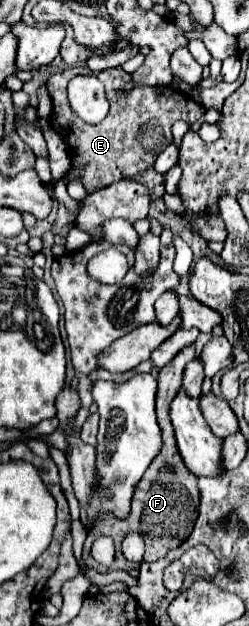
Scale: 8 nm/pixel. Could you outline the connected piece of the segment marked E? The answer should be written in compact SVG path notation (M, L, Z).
M71 68L59 74L53 74L47 80L47 90L53 100L53 116L51 128L59 132L65 140L69 132L75 132L75 156L71 160L71 170L67 178L79 176L85 184L87 192L95 192L113 182L137 176L139 172L151 168L157 154L171 144L171 126L177 120L185 120L189 126L195 124L207 110L189 96L173 90L171 86L135 86L129 92L119 92L121 86L131 82L131 74L123 68L109 70L109 102L111 110L101 124L83 122L67 102L67 84L77 74L91 74L85 68Z

